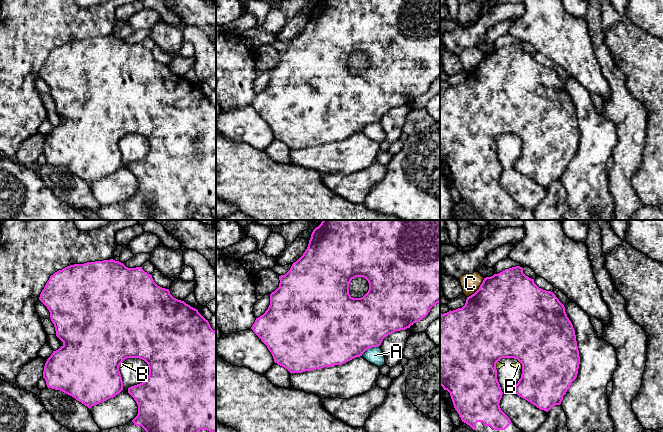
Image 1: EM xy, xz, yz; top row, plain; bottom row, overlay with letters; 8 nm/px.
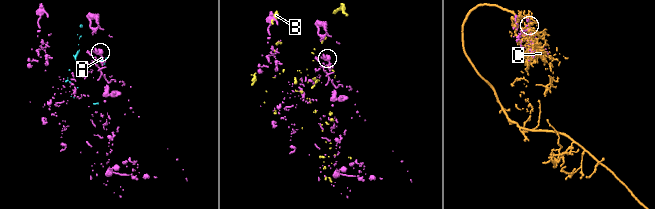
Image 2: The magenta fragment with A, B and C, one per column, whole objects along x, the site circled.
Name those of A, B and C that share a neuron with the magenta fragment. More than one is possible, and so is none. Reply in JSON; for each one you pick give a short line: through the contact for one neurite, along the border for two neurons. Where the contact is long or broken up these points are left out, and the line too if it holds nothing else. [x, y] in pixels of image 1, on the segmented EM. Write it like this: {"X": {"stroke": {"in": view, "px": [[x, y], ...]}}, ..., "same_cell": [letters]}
{"same_cell": []}

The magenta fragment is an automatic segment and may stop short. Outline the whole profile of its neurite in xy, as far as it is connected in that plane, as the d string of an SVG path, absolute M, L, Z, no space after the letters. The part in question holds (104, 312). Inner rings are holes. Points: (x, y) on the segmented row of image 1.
M113 259L70 265L50 276L39 300L49 310L56 336L63 342L58 350L53 351L44 366L43 378L48 388L60 390L90 409L94 405L115 397L123 390L119 366L125 359L139 358L148 364L149 375L146 380L128 388L128 393L138 405L137 416L123 426L101 430L100 432L199 432L200 430L216 432L216 331L211 328L208 320L197 309L174 298L169 289L158 286L152 275L145 272L142 267L128 268L123 263Z

